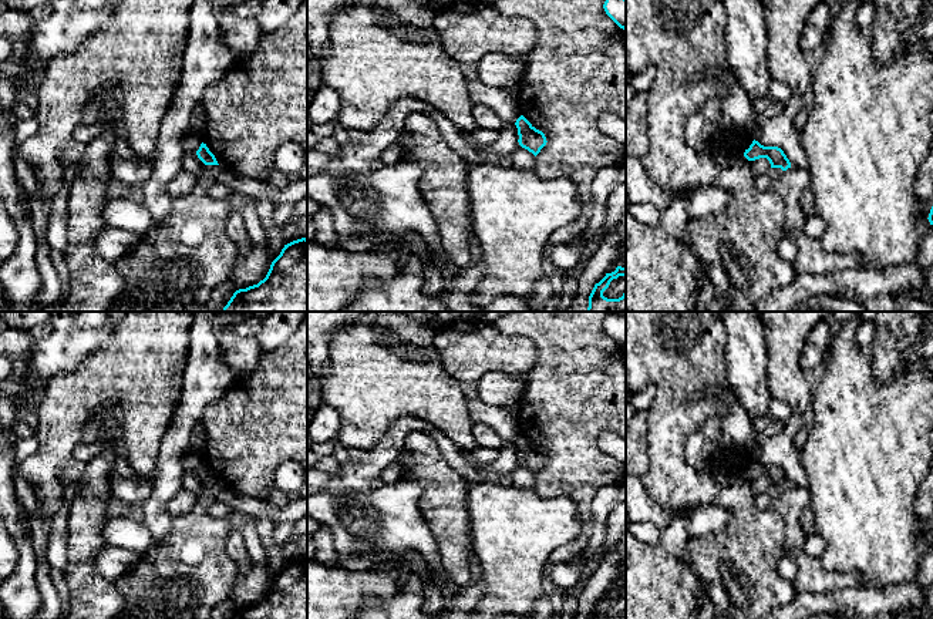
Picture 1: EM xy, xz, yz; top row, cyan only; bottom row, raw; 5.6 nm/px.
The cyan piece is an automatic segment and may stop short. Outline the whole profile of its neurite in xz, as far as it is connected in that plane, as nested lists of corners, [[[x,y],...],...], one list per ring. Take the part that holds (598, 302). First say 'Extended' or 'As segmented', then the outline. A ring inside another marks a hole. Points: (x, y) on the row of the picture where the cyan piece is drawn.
As segmented. [[[617,266],[614,272],[606,273],[606,276],[595,285],[589,296],[587,312],[626,312],[626,292],[619,299],[607,299],[603,296],[610,282],[619,276],[626,277],[626,268]]]

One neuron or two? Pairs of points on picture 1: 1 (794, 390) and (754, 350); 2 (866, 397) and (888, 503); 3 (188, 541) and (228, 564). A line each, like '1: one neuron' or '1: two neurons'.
1: two neurons
2: one neuron
3: one neuron

